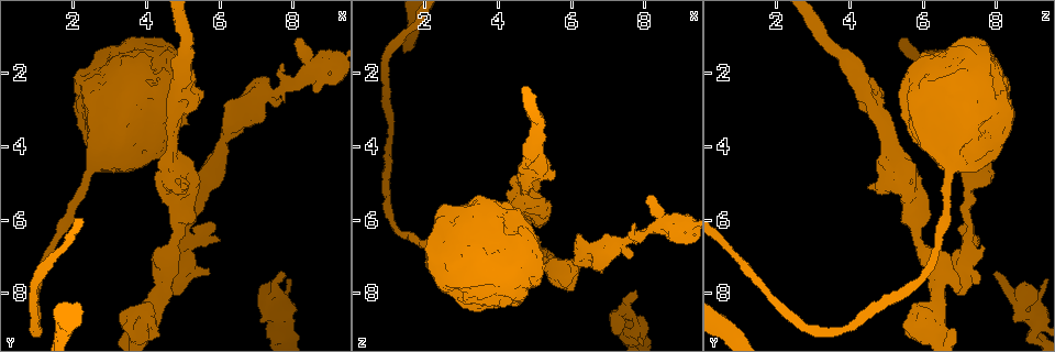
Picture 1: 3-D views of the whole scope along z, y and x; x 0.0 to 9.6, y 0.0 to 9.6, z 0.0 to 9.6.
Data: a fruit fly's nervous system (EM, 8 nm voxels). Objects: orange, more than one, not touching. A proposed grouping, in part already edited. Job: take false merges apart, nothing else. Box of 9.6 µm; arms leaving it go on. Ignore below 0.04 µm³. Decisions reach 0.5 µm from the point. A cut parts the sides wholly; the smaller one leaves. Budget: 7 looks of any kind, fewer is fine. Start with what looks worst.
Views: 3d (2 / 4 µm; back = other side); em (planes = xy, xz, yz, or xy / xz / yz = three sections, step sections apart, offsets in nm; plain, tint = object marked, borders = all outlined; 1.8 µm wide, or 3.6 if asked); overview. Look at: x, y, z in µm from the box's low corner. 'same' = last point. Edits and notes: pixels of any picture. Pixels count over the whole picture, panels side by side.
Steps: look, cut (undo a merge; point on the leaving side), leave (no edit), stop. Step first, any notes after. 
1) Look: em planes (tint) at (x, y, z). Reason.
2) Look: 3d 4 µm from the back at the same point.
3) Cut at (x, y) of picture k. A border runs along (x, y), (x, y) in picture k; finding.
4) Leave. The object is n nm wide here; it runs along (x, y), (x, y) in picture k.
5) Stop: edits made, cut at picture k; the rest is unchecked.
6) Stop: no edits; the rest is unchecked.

Look: em 3.6 µm yz step 16 (tint) at (4.75, 5.05, 5.55). Sharp bend.

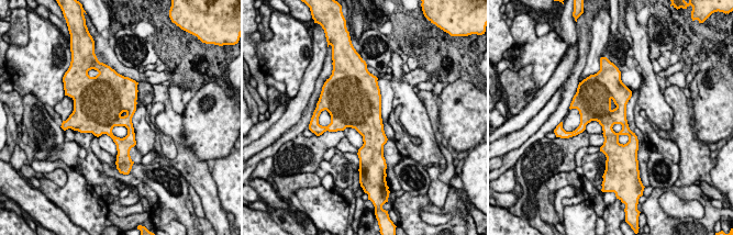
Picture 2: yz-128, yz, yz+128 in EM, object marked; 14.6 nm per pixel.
Look: em 3.6 µm planes (borders) at the same point. Another direction.

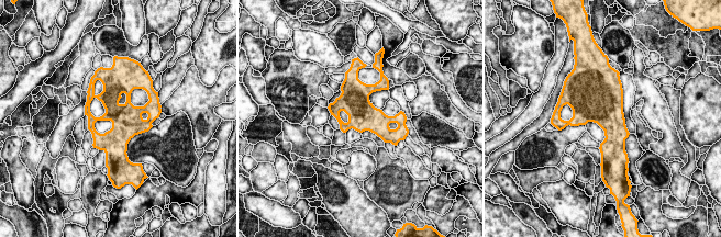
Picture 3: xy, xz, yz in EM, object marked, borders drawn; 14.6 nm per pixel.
Leave. The object is 440 nm wide here; one neuron here.

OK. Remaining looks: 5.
Look: em yz step 4 (tint) at (4.75, 3.05, 4.75). Two arms in line, one across.

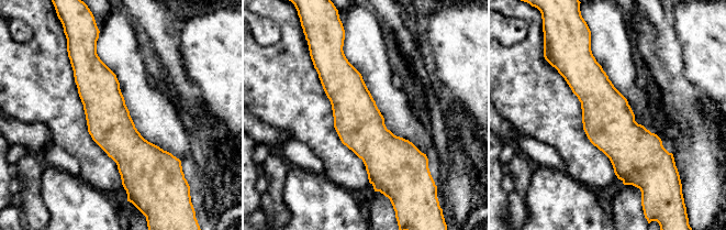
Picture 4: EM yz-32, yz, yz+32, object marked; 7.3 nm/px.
Look: em planes (tint) at the same point.

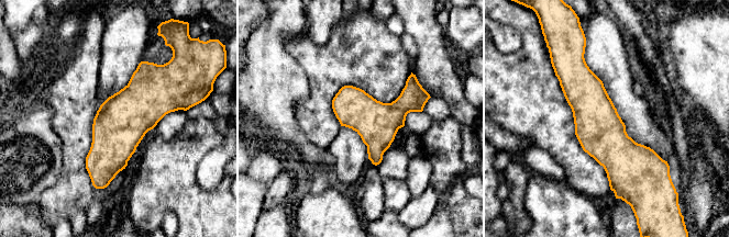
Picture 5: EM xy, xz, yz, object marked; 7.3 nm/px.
Leave. It runs along (582, 61), (619, 187) in picture 5; continuous, no second neuron.

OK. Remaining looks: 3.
Look: em planes (borders) at (7.65, 8.65, 9.10). Thin neck.

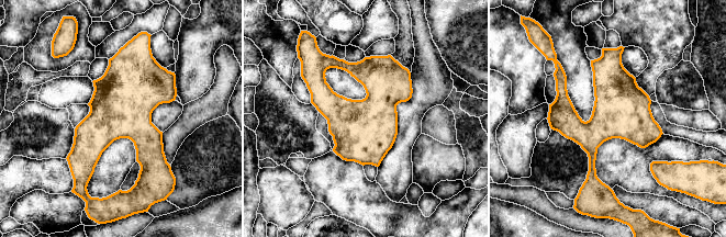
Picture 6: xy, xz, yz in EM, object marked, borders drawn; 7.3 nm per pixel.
Leave. Continuous, no second neuron.

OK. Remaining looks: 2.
Stop: no edits; the rest is unchecked.

